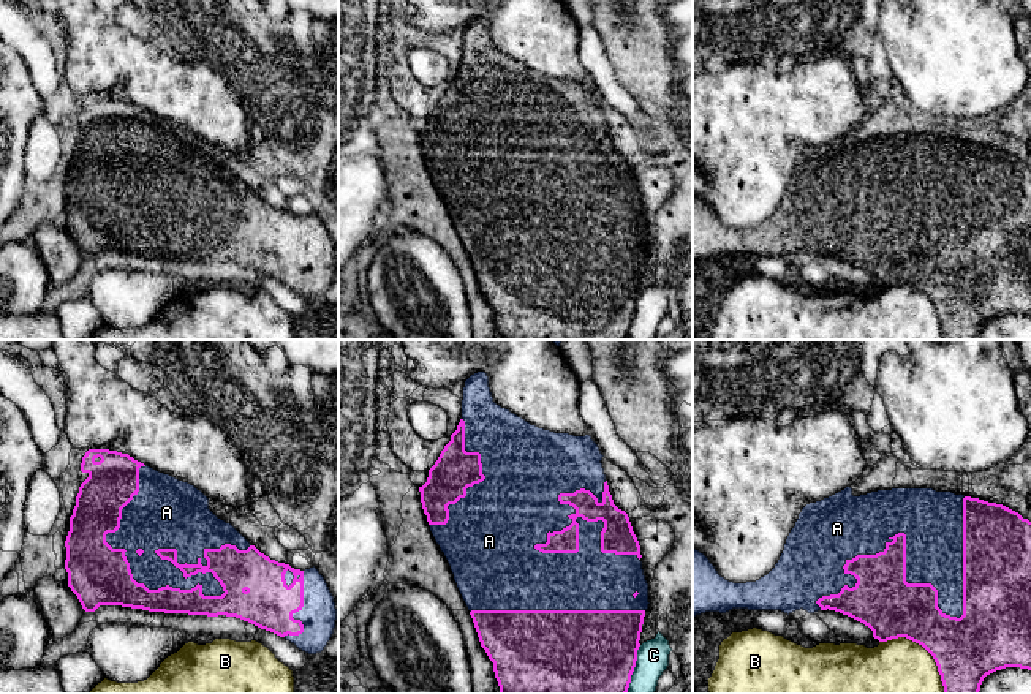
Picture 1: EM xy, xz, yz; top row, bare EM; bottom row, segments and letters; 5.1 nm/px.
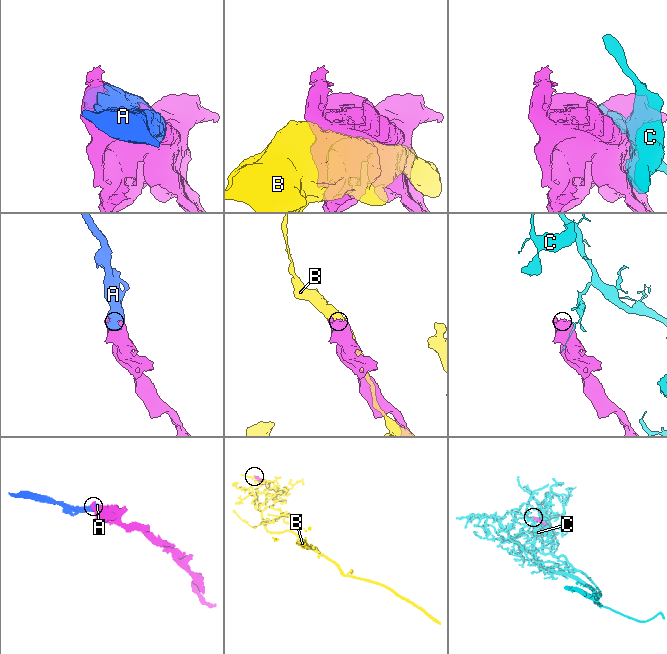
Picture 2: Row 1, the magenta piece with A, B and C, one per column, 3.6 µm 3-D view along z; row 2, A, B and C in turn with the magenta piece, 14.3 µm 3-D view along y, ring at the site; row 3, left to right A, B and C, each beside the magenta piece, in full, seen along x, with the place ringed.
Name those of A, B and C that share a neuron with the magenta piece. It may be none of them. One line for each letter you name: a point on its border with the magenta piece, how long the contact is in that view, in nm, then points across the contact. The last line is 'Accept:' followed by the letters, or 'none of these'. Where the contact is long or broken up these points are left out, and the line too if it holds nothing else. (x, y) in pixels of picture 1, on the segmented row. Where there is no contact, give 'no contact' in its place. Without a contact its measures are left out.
A: contact xy (127, 560); length 800 nm
Accept: A

